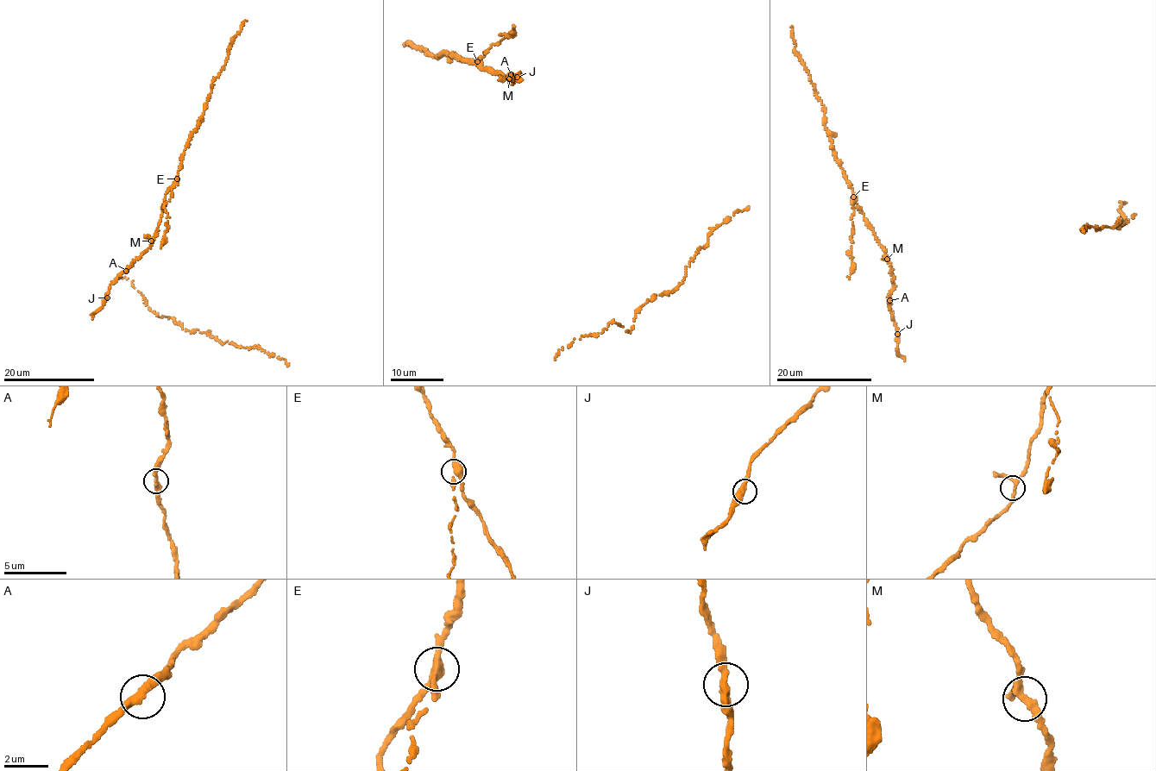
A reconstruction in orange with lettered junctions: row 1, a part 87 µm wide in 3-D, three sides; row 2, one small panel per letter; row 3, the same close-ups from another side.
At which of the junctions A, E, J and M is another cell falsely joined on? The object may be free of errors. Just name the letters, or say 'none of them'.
E

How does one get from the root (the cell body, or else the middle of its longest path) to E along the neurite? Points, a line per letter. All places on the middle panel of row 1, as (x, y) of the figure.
E: (514, 82), (509, 77), (505, 78), (498, 72), (485, 70), (478, 60)

